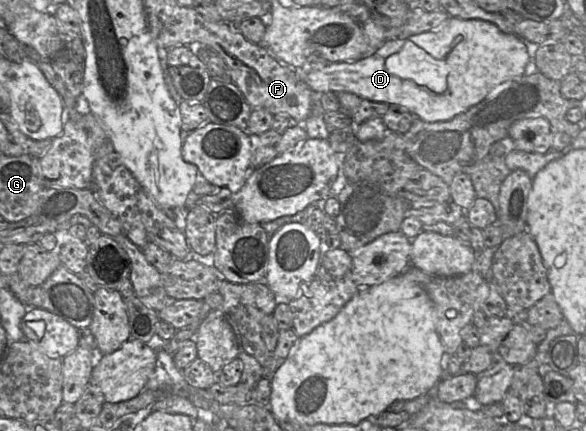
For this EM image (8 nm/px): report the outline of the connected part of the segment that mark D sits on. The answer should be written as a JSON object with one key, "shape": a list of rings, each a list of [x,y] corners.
{"shape":[[[448,17],[436,30],[407,39],[387,40],[375,52],[357,61],[308,61],[294,70],[314,93],[352,93],[372,102],[403,107],[414,117],[433,123],[453,119],[481,102],[493,89],[519,79],[529,63],[527,47],[516,34],[506,34],[484,20]]]}

